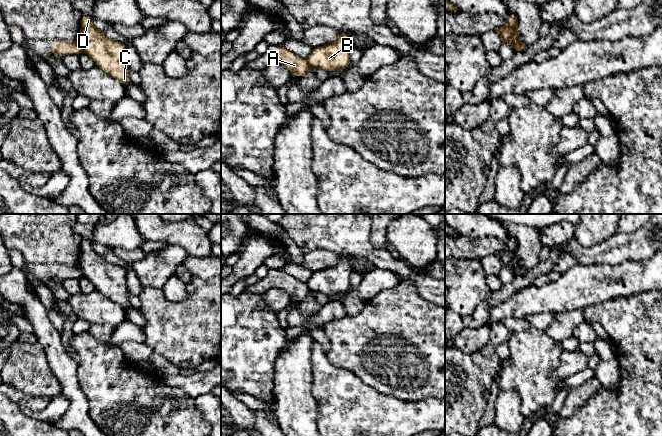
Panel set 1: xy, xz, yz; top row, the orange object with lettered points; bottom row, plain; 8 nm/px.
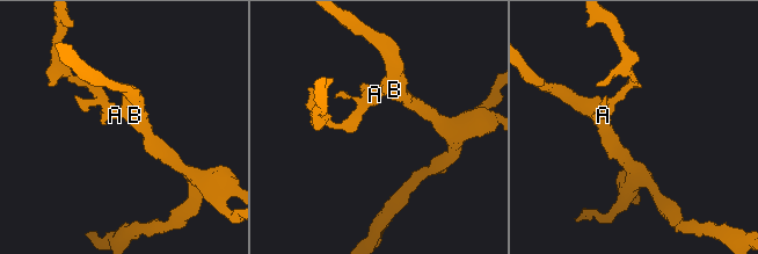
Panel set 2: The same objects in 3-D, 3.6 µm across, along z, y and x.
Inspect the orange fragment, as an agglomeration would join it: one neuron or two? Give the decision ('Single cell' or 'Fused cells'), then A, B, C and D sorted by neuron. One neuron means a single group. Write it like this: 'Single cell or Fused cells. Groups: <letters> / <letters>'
Fused cells. Groups: A / B C D

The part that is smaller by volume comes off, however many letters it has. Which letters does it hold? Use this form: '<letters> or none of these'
A

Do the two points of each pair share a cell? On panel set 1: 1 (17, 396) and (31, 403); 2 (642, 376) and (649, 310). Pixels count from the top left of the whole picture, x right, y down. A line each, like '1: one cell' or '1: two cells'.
1: one cell
2: one cell

